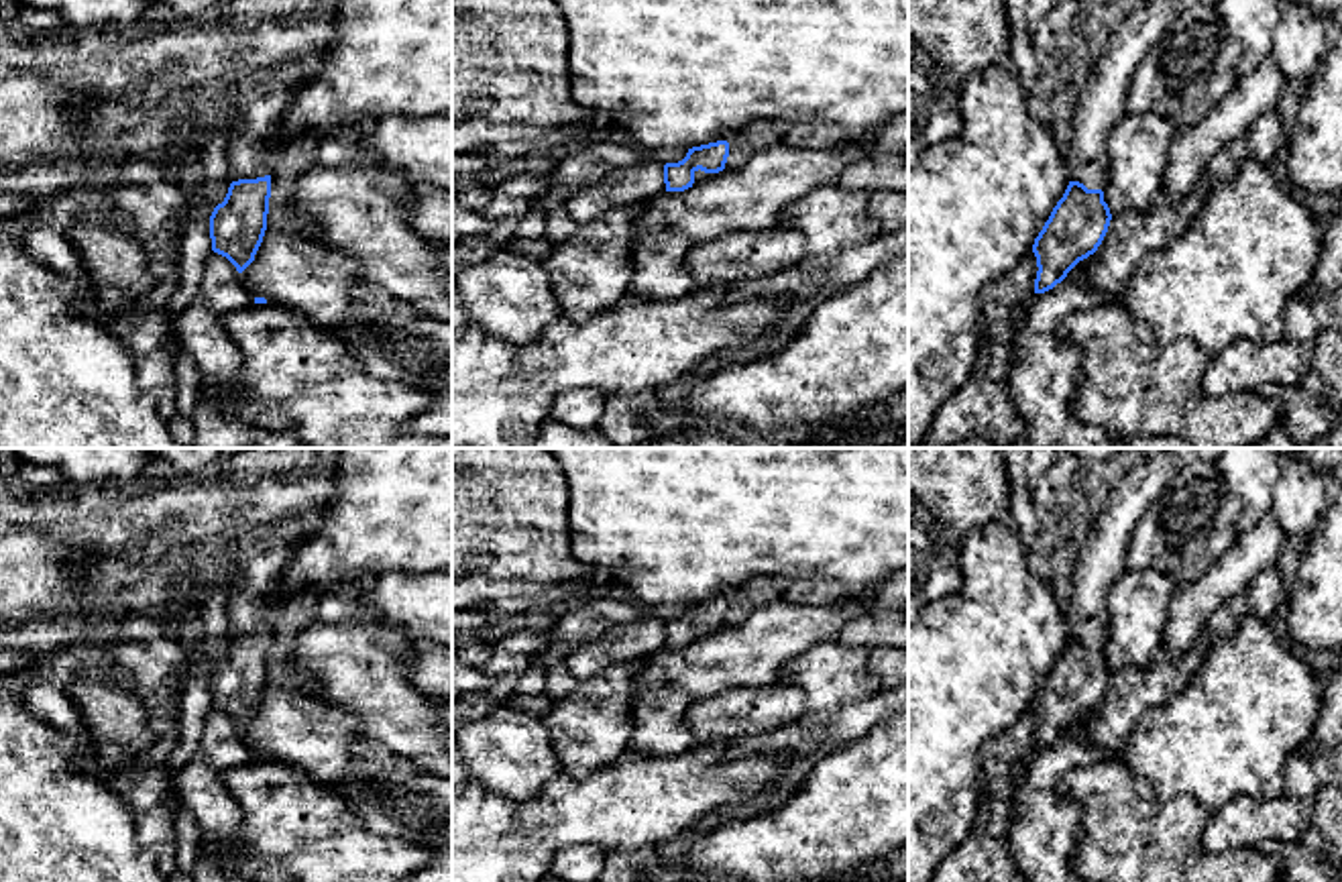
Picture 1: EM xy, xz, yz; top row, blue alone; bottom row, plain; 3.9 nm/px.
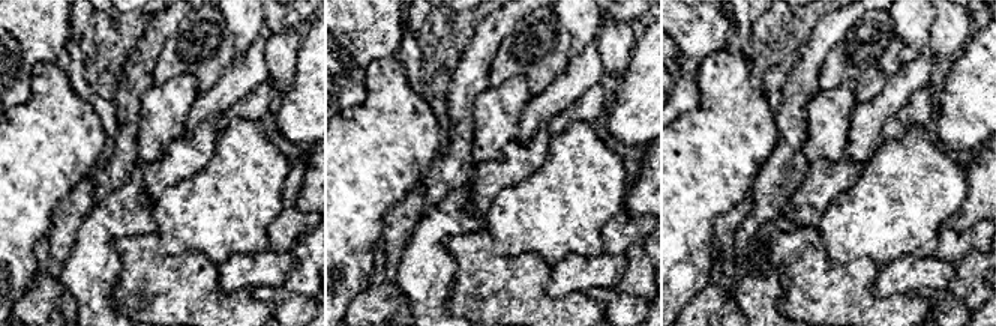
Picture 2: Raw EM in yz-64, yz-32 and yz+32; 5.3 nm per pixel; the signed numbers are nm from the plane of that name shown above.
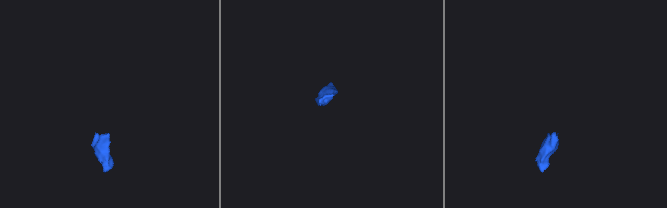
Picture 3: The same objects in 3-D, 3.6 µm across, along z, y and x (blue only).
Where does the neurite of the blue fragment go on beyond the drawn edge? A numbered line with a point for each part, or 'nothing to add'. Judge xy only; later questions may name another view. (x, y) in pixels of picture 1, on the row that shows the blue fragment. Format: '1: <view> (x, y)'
1: xy (249, 157)

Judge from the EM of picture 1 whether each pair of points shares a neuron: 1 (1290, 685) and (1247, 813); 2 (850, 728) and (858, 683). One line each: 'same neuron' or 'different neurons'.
1: different neurons
2: different neurons

